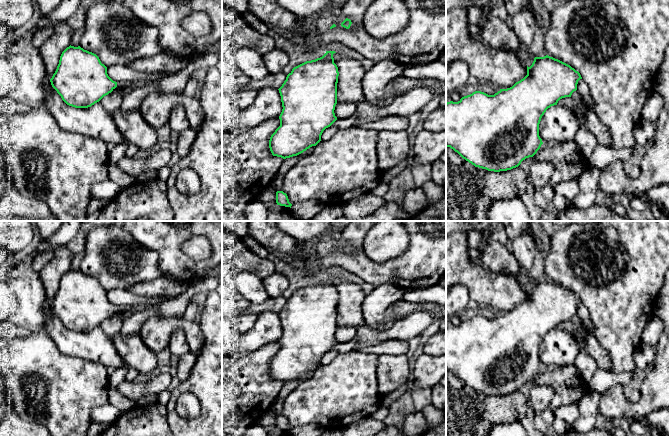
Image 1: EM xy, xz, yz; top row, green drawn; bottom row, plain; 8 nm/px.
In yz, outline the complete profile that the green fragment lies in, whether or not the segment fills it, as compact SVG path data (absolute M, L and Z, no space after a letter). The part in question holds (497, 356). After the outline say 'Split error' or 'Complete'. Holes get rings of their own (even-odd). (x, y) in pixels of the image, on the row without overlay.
M548 279L544 281L535 281L532 289L530 291L527 290L527 299L520 305L516 306L512 311L500 313L494 319L488 319L481 315L475 315L470 319L462 321L458 326L450 325L446 327L446 371L453 373L463 383L475 391L486 393L488 395L500 396L518 391L523 384L533 381L543 368L542 363L539 360L539 348L546 334L551 330L557 329L560 323L571 321L572 317L577 314L577 308L580 303L582 303L582 301L578 295L558 283Z. Complete

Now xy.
M71 269L62 276L50 306L62 324L75 332L91 331L117 311L96 278Z. Complete

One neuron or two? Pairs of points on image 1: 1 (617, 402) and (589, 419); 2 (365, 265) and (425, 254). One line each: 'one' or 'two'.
1: two
2: one

